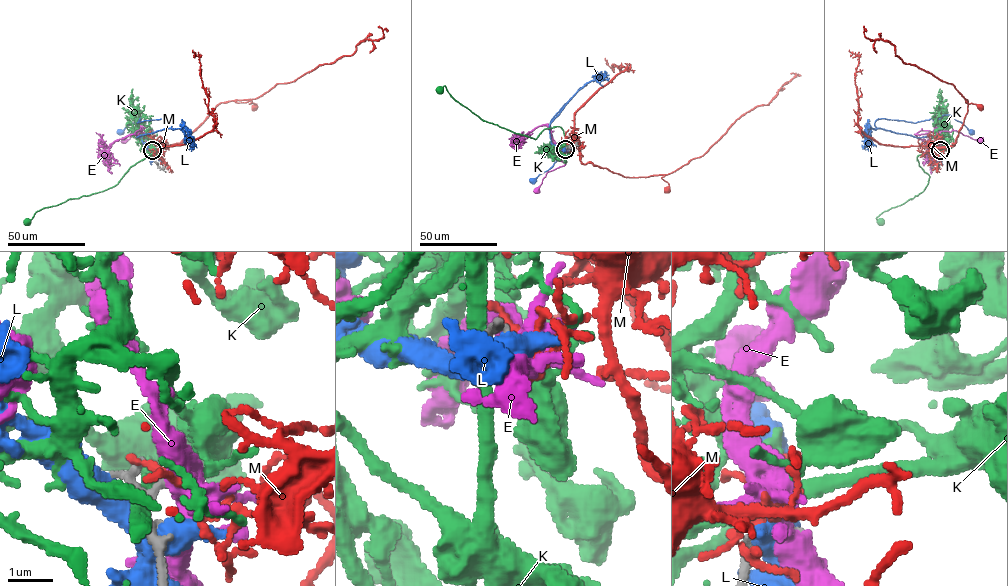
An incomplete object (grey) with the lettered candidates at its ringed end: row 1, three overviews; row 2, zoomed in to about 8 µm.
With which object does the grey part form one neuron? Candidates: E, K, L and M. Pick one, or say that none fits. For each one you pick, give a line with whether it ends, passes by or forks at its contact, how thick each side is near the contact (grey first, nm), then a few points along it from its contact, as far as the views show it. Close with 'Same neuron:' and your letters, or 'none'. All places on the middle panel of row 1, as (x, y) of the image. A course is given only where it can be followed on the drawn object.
Same neuron: none

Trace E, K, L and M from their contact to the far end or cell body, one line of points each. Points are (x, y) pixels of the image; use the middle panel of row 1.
E: (566, 149), (559, 150), (556, 146), (565, 164), (548, 171), (537, 190)
K: (565, 148), (564, 134), (559, 126), (531, 138), (483, 121), (456, 100), (445, 86), (440, 89)
L: (564, 149), (552, 144), (549, 125), (585, 84), (550, 122), (556, 160), (532, 180)
M: (564, 149), (574, 137), (583, 163), (592, 163), (623, 177), (663, 174), (668, 190)

